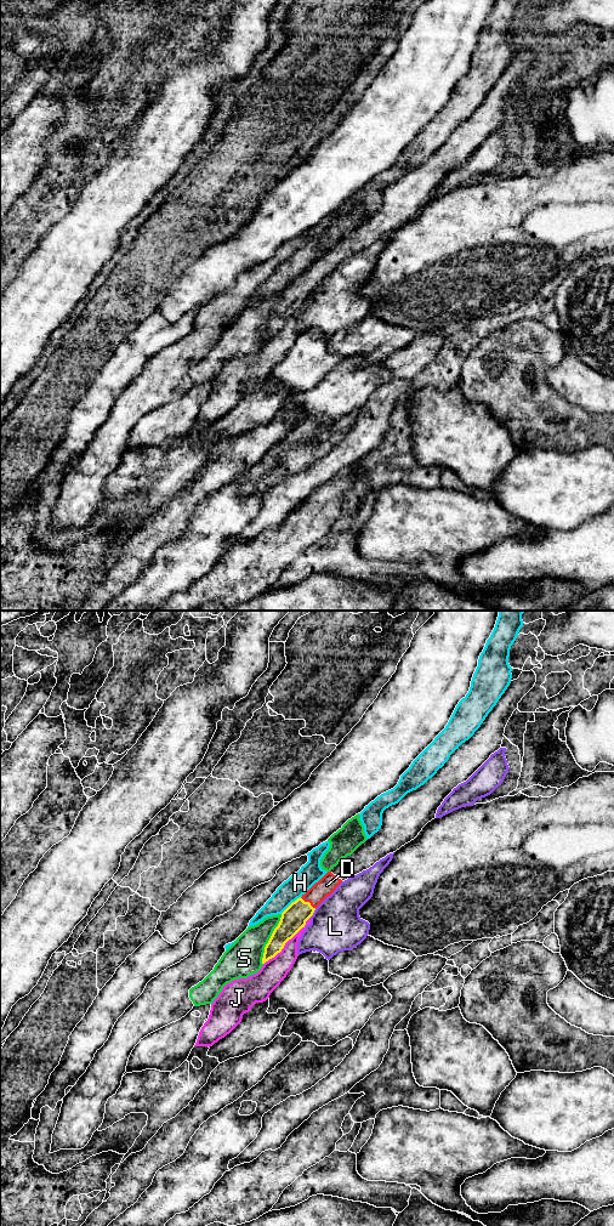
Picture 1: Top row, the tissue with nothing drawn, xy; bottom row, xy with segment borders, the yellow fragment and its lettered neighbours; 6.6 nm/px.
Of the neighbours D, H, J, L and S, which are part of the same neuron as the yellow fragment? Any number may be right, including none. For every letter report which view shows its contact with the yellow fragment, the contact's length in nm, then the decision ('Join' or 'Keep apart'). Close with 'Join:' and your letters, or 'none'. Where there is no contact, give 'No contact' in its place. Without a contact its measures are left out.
D: Touches yellow in xy. Shared border 130 nm. Join
H: Touches yellow in xy. Shared border 180 nm. Keep apart
J: Touches yellow in xy. Shared border 440 nm. Keep apart
L: Touches yellow in xy. Shared border 90 nm. Keep apart
S: Touches yellow in xy. Shared border 360 nm. Keep apart
Join: D

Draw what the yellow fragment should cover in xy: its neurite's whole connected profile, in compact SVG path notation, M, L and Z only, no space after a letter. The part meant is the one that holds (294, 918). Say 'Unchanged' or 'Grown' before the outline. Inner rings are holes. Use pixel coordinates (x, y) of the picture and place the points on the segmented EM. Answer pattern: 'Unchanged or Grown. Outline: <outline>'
Grown. Outline: M533 670L522 671L517 680L511 681L481 727L450 755L444 766L423 785L386 808L379 831L351 856L342 858L282 913L280 921L265 947L262 964L282 952L285 943L305 927L315 908L342 881L369 869L387 855L414 840L422 828L436 818L438 807L453 789L466 782L491 754L501 748L510 717L535 682L536 675Z

